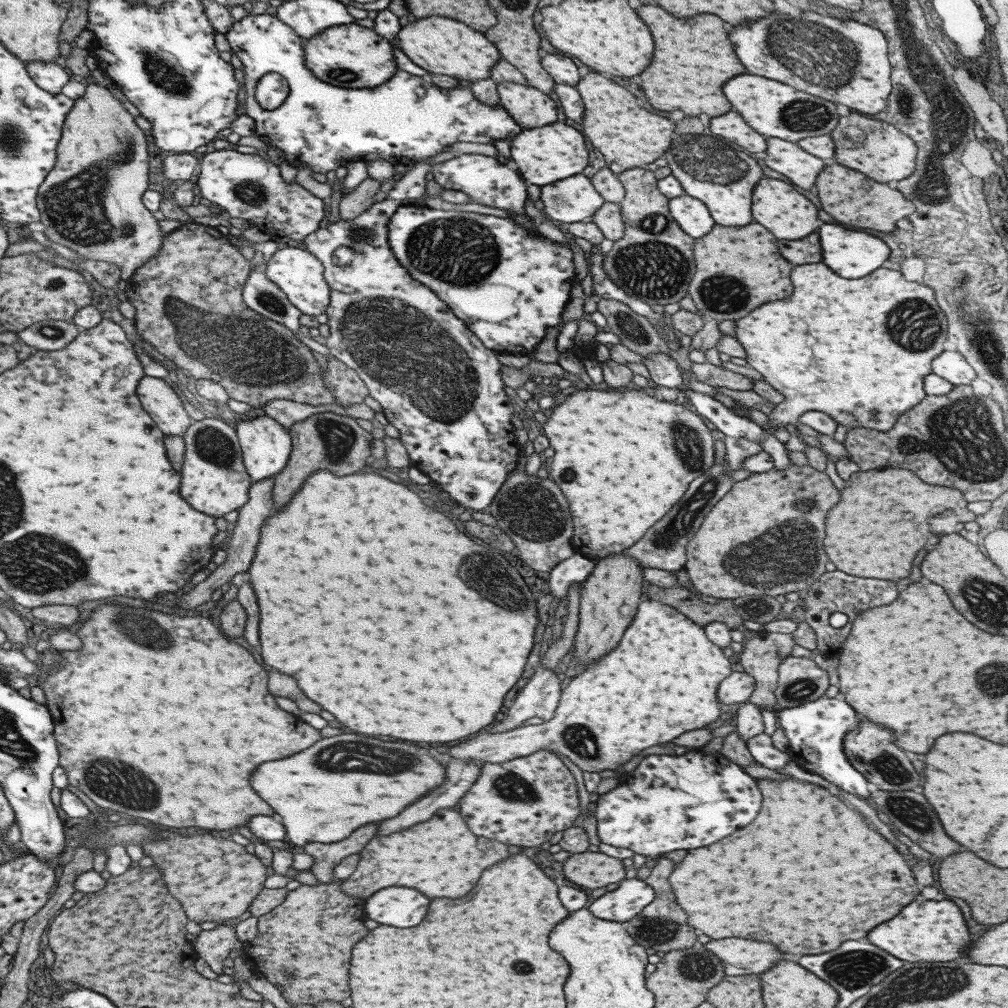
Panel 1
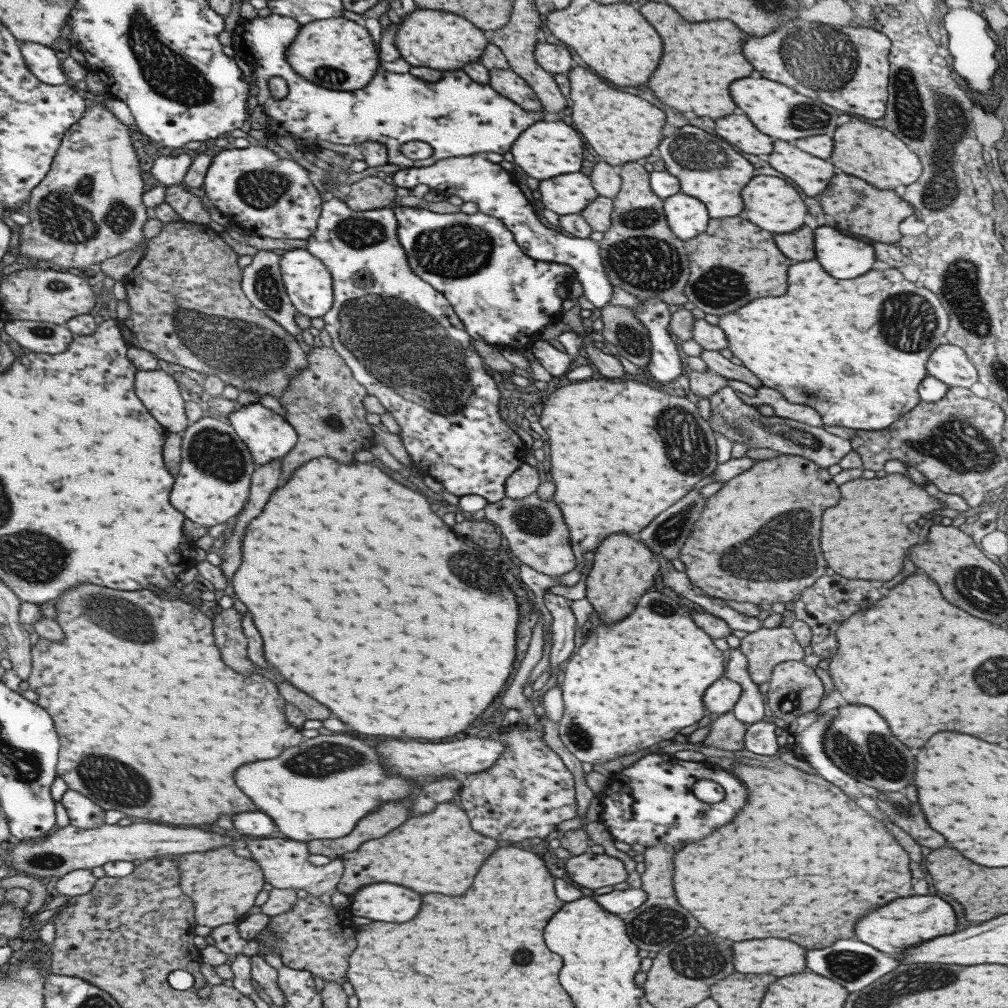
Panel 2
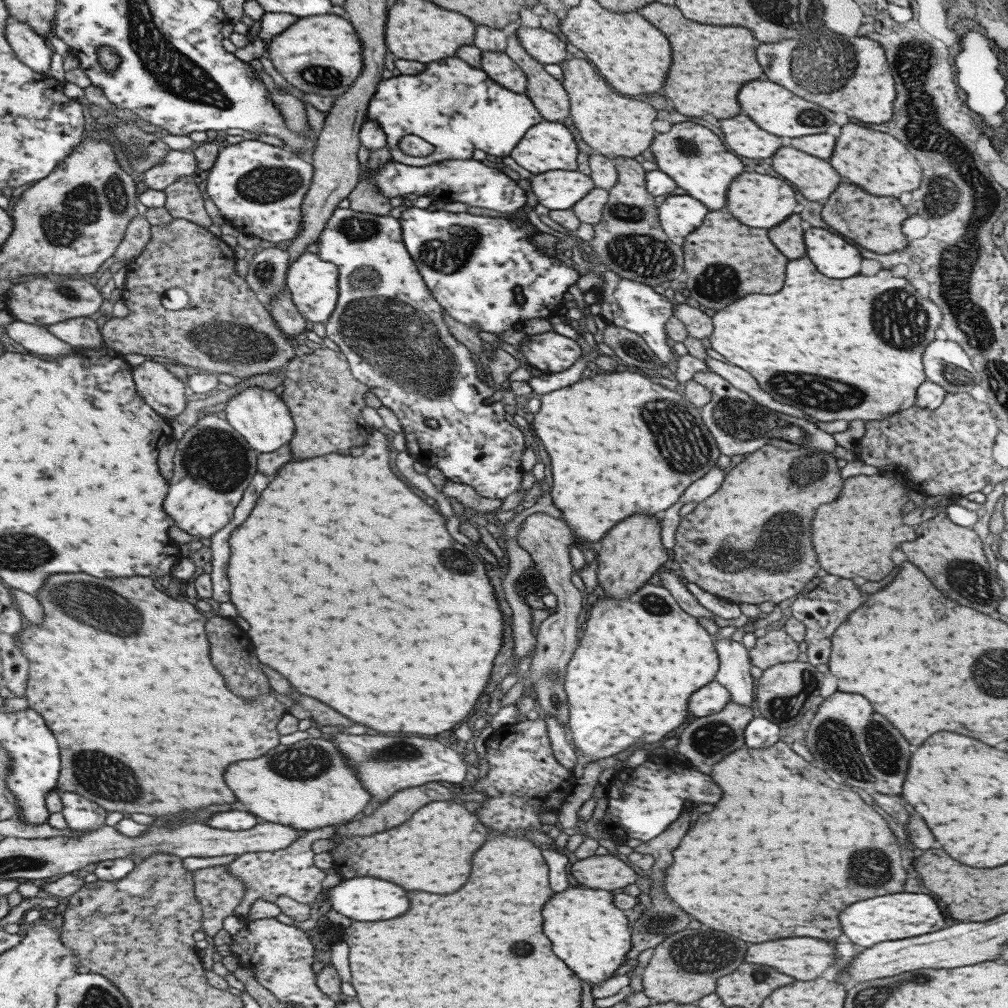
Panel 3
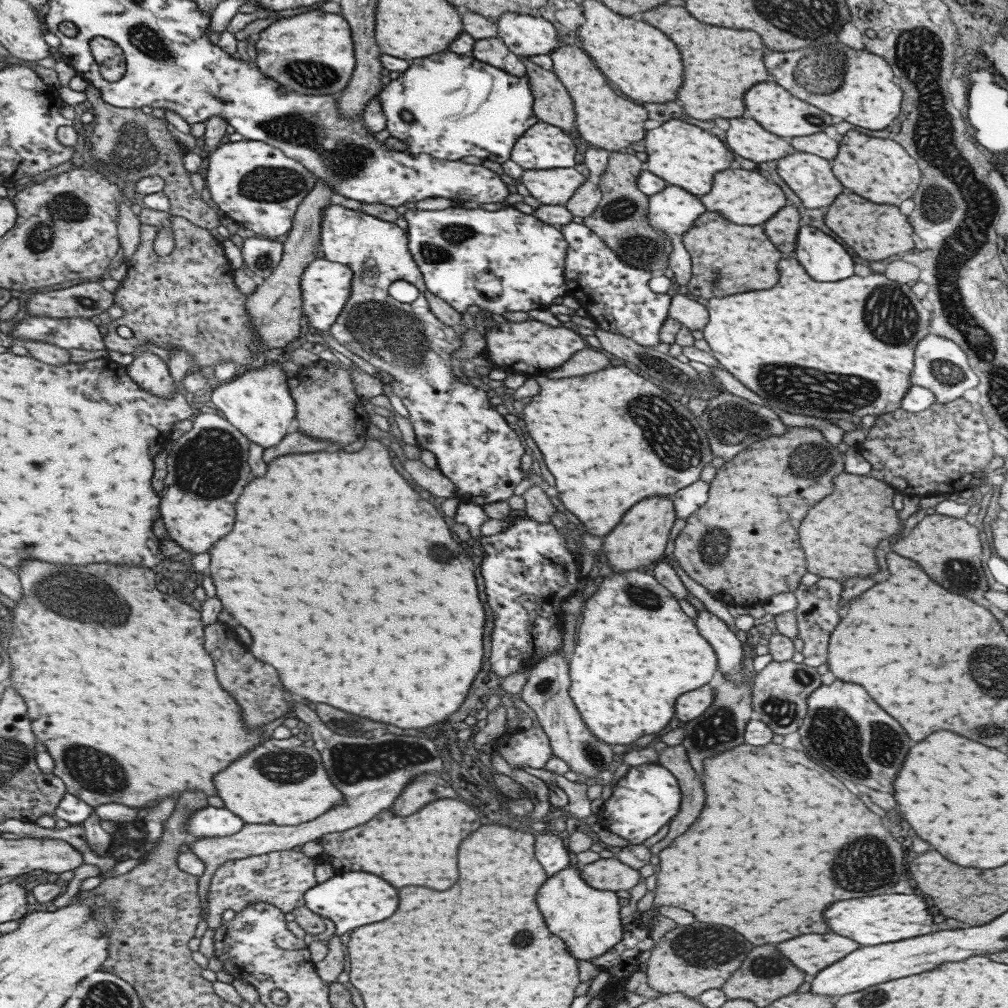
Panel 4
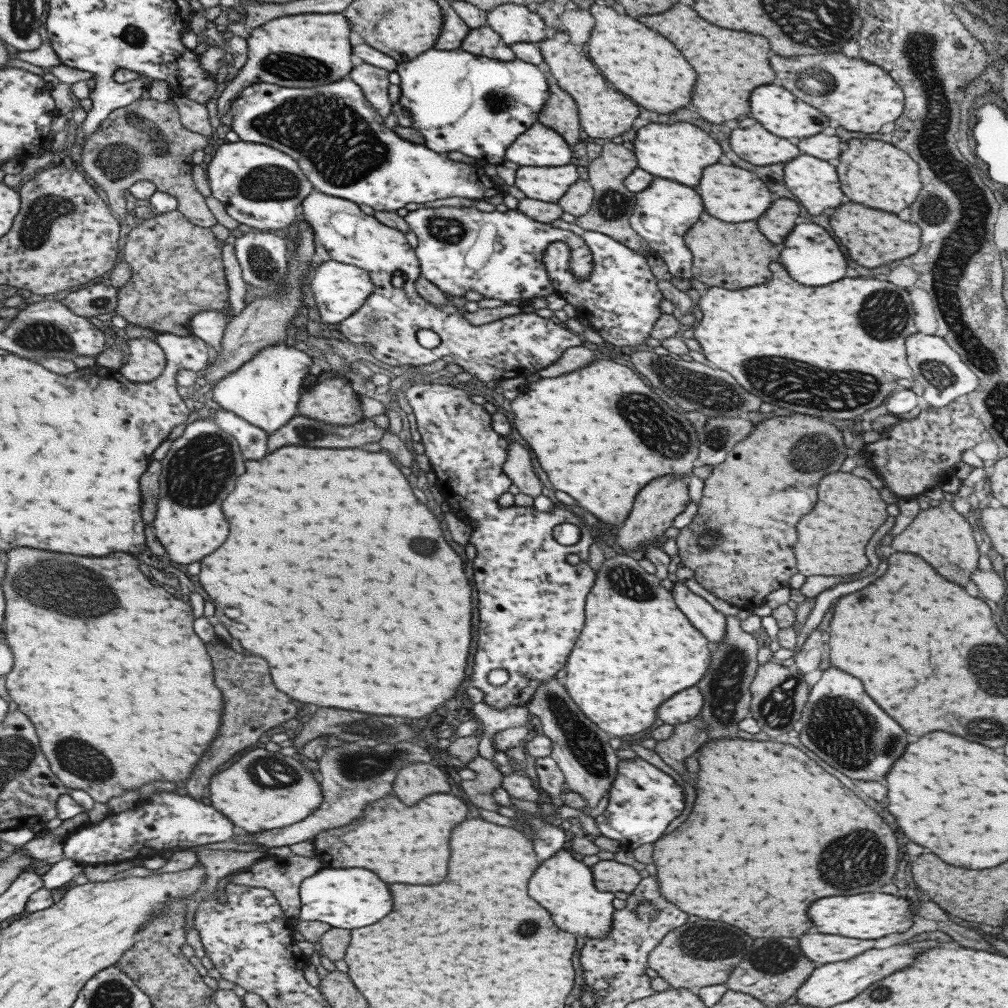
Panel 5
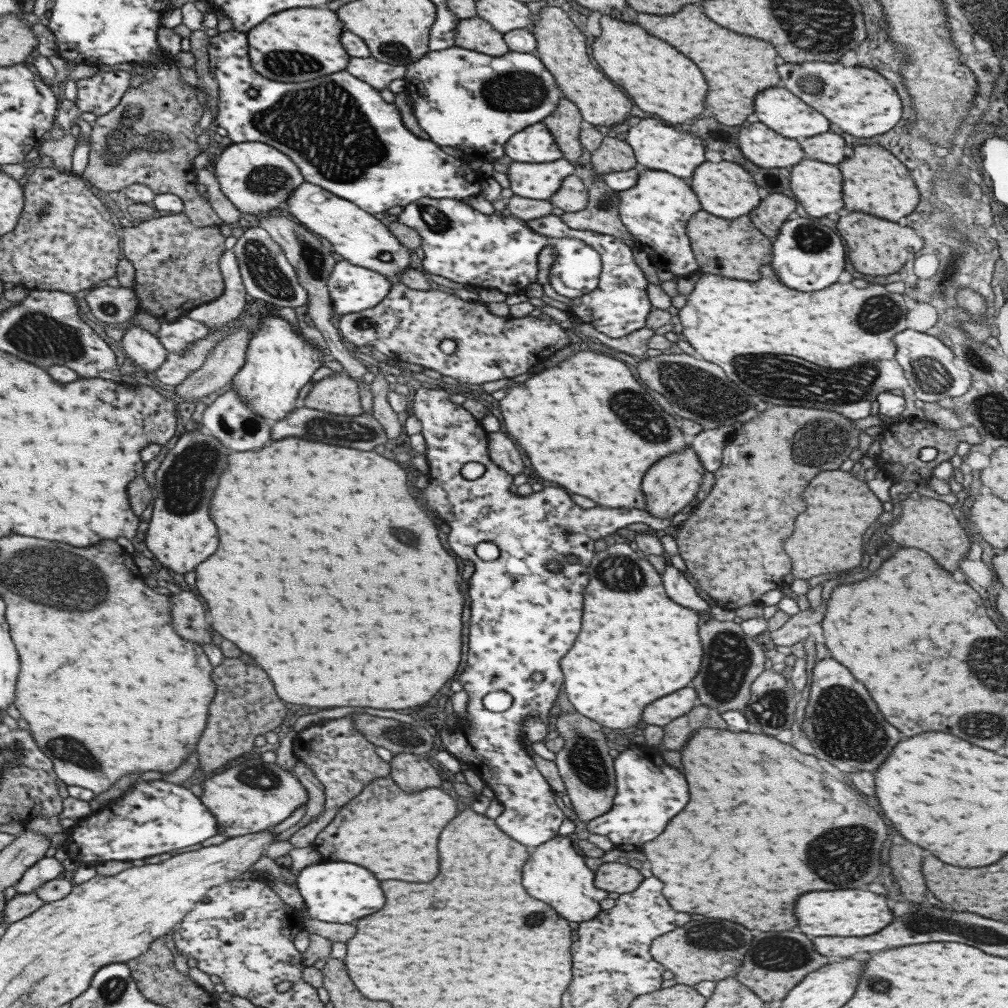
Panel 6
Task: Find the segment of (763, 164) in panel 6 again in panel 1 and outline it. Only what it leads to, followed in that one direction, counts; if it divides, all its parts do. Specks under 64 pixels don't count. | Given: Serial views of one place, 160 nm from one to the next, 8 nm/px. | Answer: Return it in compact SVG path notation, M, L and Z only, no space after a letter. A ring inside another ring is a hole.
M727 112L723 116L711 118L708 127L711 134L725 141L734 142L751 155L761 156L766 149L766 139L747 126L737 112Z

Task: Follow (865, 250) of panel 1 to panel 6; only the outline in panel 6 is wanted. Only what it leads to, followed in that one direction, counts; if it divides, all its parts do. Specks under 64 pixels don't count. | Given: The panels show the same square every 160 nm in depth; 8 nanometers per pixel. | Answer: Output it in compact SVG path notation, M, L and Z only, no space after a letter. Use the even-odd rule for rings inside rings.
M793 216L781 224L773 242L771 268L783 286L799 292L823 290L833 284L845 266L845 250L841 238L827 226L819 224L815 217Z

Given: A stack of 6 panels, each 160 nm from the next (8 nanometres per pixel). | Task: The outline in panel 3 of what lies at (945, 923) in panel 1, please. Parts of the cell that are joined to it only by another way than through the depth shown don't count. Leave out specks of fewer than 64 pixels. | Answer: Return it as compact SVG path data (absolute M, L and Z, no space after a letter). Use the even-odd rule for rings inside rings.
M898 892L891 896L859 900L855 904L849 904L849 908L841 910L839 924L841 932L849 938L849 941L863 949L885 940L903 940L945 928L945 920L939 912L939 906L933 902L931 896L925 896L921 892L915 894Z

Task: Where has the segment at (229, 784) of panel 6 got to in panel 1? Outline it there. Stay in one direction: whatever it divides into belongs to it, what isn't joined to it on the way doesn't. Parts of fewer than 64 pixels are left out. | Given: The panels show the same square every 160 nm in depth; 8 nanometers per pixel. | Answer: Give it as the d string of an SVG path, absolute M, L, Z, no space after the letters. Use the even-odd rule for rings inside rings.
M339 734L320 738L317 744L295 756L259 764L249 776L249 784L281 816L286 843L300 849L305 844L340 842L363 824L397 816L407 804L439 786L443 776L441 764L411 742L383 742L369 736ZM369 756L373 760L367 760ZM347 764L361 766L347 770Z

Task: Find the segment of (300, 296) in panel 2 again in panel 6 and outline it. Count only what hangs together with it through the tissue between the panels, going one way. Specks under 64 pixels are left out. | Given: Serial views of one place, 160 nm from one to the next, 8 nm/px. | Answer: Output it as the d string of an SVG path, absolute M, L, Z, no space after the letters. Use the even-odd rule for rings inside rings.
M343 259L337 261L326 280L331 308L339 316L373 308L385 298L385 295L389 292L391 282L392 279L383 276L381 273L368 268L353 266L353 264Z

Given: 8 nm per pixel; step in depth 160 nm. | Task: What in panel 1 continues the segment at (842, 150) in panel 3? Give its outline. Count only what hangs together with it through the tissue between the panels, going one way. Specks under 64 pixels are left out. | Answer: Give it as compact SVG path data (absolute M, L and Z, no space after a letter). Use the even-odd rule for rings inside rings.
M849 114L837 120L835 130L831 132L835 154L833 160L841 166L853 168L877 182L903 180L915 170L916 146L914 142L899 132L893 125L880 120L869 120L859 114Z

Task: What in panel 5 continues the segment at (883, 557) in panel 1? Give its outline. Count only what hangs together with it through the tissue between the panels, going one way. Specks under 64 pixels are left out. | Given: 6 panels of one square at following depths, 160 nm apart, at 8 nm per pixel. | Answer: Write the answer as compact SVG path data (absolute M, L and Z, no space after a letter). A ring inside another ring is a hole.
M840 470L823 476L817 484L817 504L797 522L797 540L792 549L799 574L843 576L861 572L867 566L863 548L885 518L885 502L867 480Z

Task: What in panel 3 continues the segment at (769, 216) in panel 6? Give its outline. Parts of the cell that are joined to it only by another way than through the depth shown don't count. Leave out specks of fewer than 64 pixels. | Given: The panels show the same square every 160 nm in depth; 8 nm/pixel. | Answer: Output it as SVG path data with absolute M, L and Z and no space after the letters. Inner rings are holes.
M791 214L781 224L769 228L767 236L785 258L795 260L795 258L805 256L805 246L801 238L803 230L801 230L801 220L797 214Z

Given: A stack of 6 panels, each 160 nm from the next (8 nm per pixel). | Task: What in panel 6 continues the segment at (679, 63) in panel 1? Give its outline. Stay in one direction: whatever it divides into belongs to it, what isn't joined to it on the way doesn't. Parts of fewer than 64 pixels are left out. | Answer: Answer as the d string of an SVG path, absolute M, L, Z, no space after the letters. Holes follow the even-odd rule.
M687 4L677 14L671 16L649 16L639 14L637 24L649 32L651 36L667 42L697 68L703 72L705 80L709 82L707 96L705 96L705 108L711 112L711 116L725 124L735 126L741 124L751 112L753 112L753 98L757 92L765 88L773 88L779 82L779 76L775 72L777 66L777 54L771 44L765 44L761 40L753 40L749 36L739 36L735 32L729 32L717 24L713 24L709 18L703 16L701 8Z

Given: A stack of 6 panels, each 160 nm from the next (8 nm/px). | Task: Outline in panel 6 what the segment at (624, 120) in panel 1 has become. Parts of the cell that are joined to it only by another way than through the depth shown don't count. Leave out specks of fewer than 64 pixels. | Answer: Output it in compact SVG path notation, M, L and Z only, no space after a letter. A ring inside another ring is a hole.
M543 7L529 28L536 42L534 53L555 79L562 96L578 108L584 124L612 126L629 116L631 102L610 80L591 64L585 49L586 36L559 7Z

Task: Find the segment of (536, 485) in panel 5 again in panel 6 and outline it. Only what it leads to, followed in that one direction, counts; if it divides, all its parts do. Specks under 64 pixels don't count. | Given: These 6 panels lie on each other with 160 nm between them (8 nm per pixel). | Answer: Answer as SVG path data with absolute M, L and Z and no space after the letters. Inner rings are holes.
M499 431L490 432L486 437L487 453L489 458L508 472L511 476L521 474L523 470L523 462L519 456L519 450L515 448L515 444Z

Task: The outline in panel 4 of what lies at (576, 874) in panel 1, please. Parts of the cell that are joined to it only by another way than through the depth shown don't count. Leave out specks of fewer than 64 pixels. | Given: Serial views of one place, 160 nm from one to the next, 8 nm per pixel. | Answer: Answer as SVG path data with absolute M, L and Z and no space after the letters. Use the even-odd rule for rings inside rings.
M599 858L596 862L585 865L579 870L579 878L583 879L591 888L617 892L629 891L641 878L640 871L629 868L617 858Z

